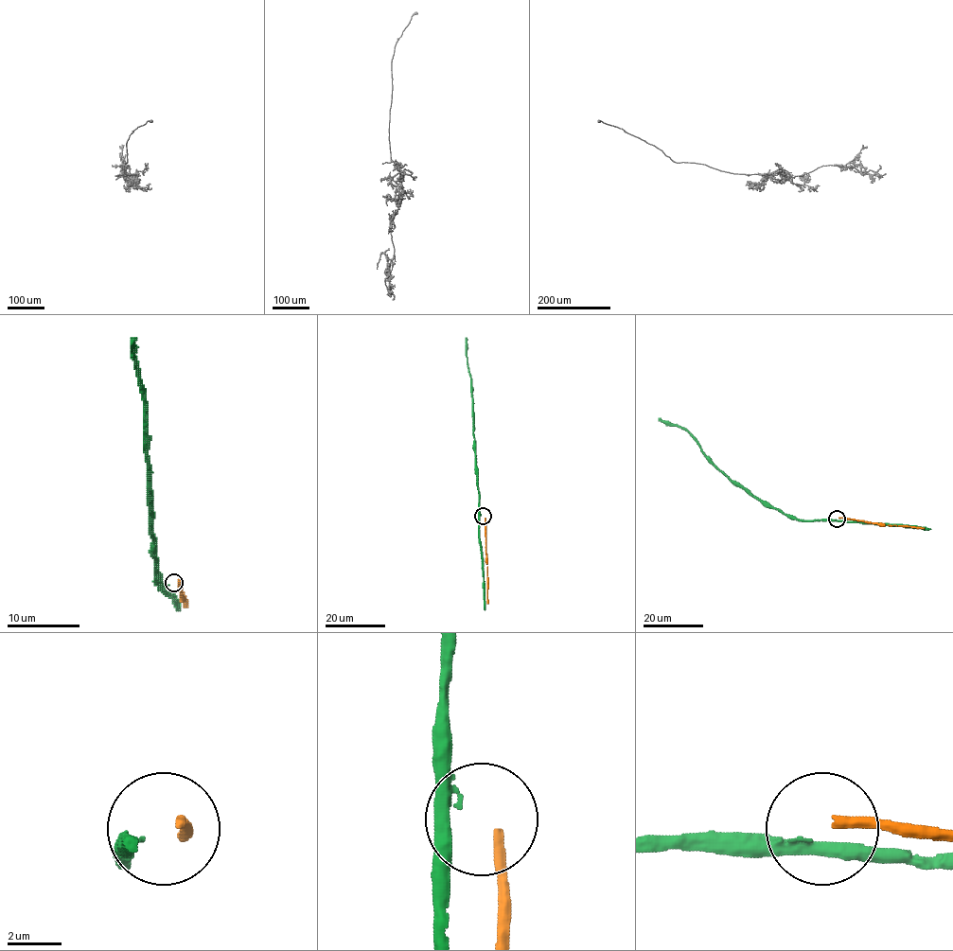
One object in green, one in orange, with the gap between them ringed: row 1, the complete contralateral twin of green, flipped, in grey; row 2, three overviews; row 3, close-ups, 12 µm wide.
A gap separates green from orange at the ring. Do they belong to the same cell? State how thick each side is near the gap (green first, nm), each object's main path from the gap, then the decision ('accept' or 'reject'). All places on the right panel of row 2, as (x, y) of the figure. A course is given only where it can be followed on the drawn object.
calibres 280 and 360 nm; course green (836, 519), (797, 520), (766, 506), (733, 483), (686, 431), (666, 425), (659, 418); course orange (838, 518), (925, 528); reject

